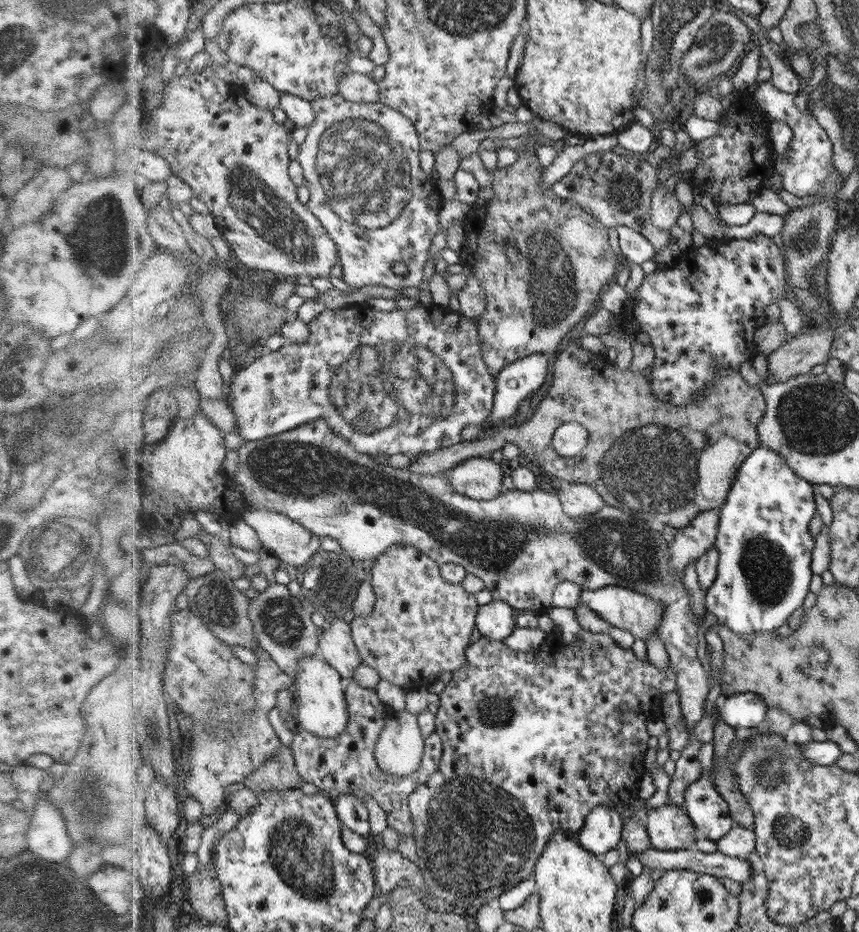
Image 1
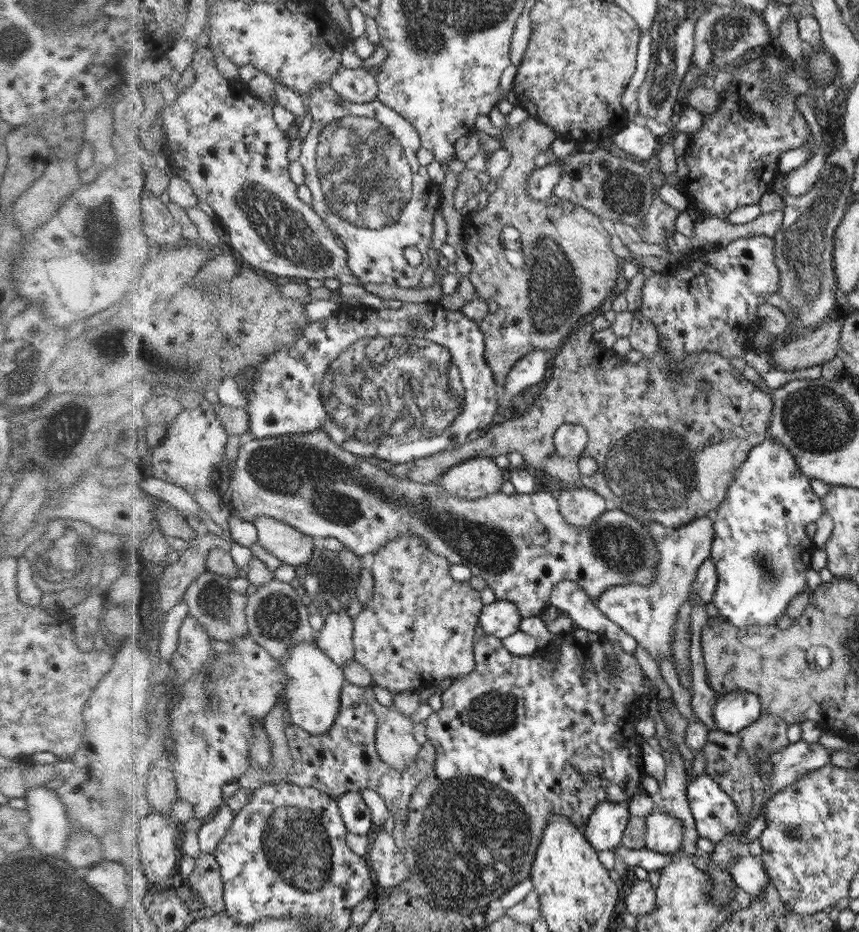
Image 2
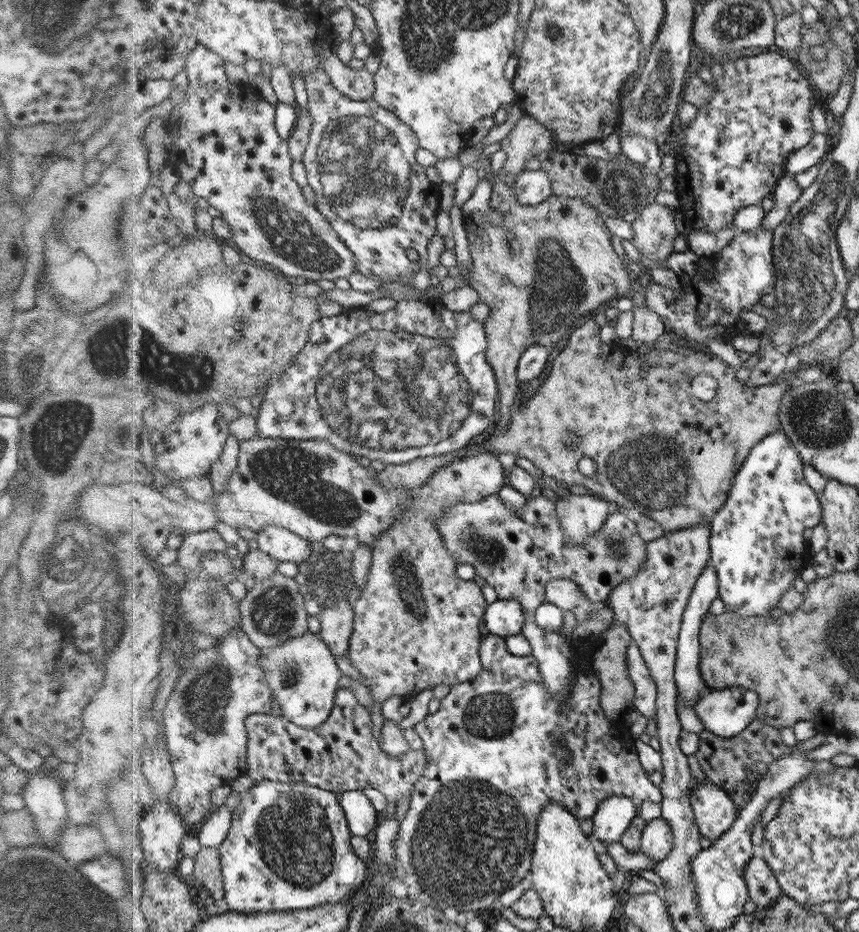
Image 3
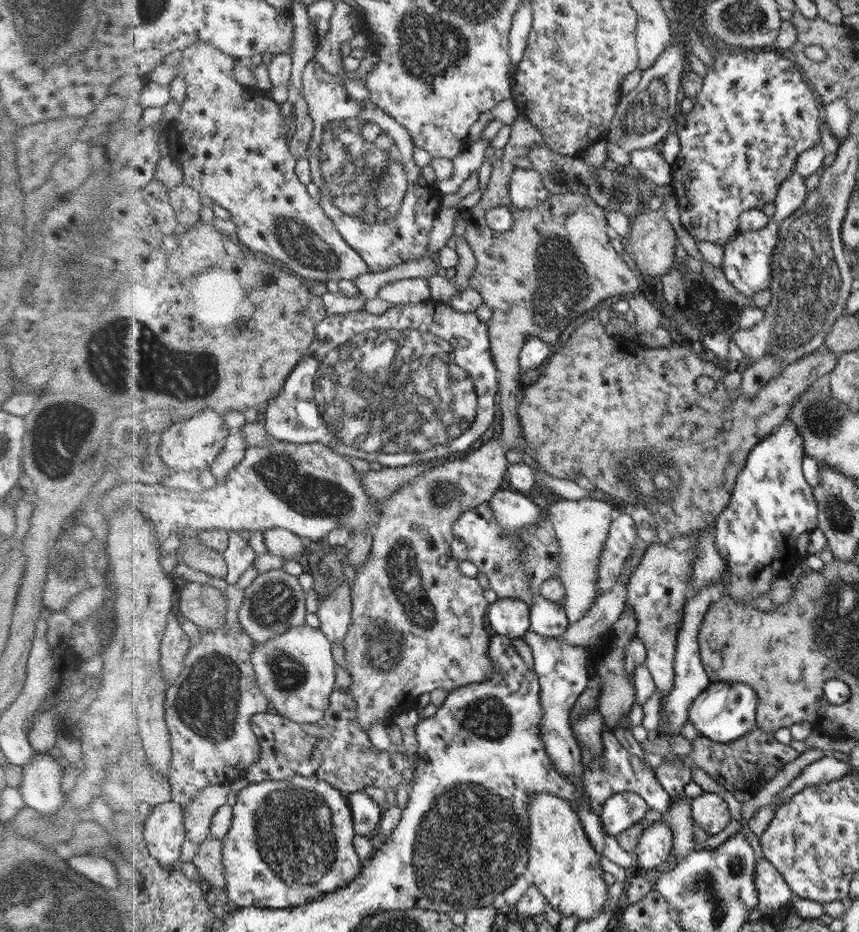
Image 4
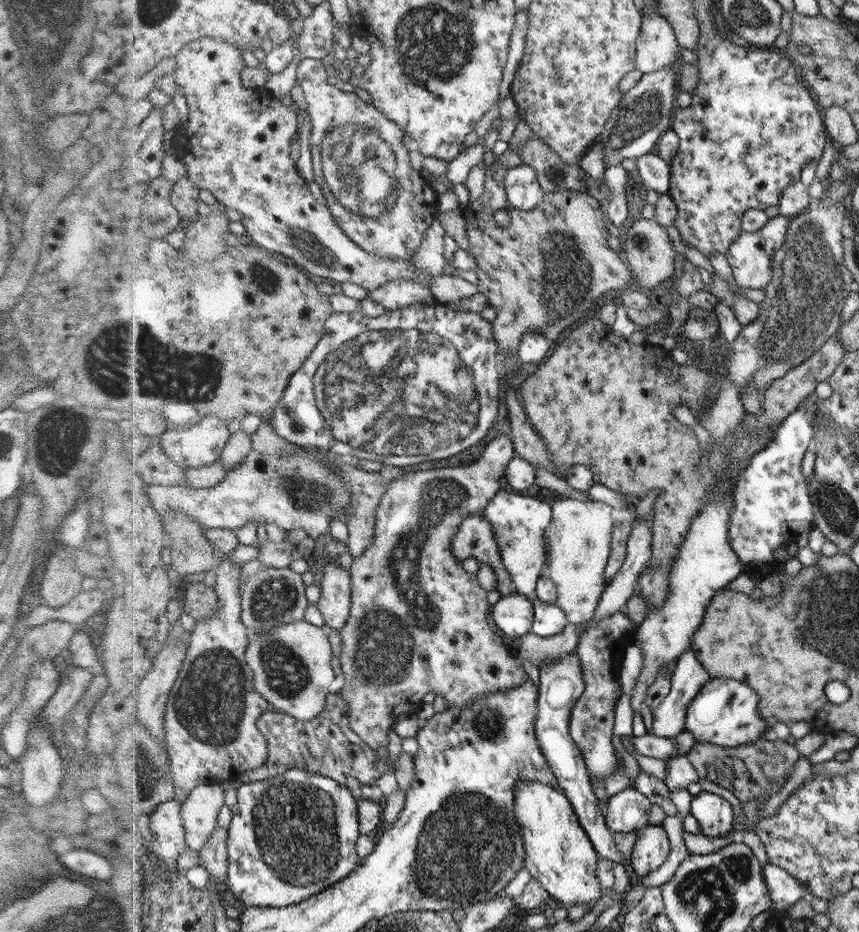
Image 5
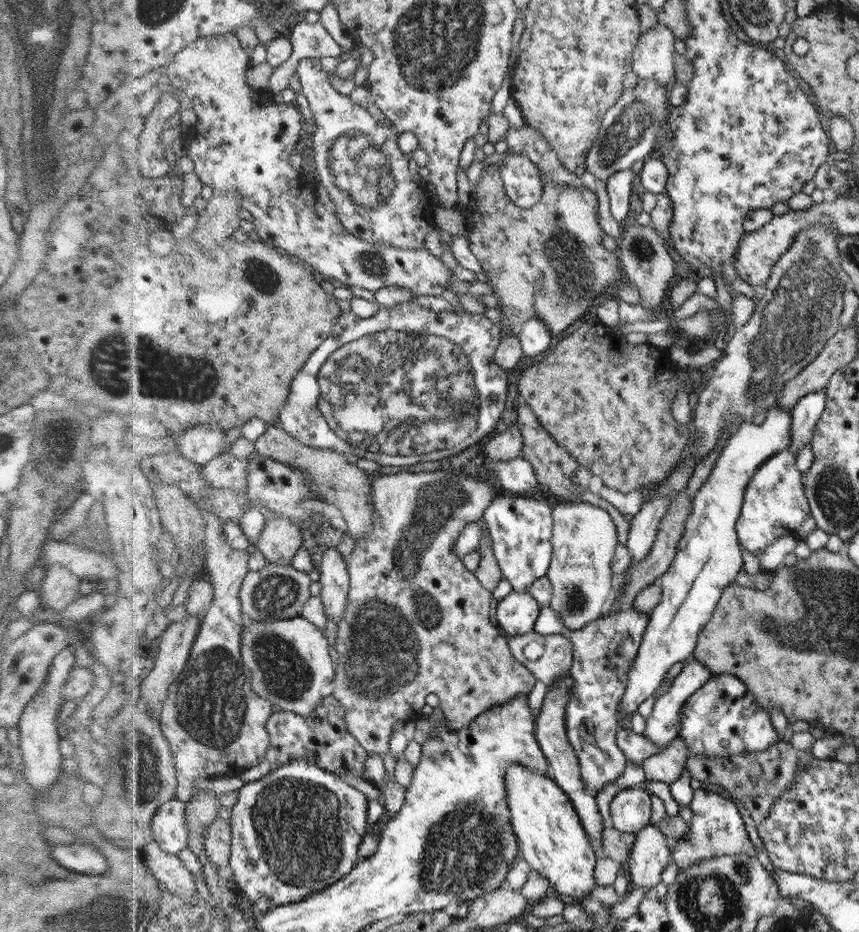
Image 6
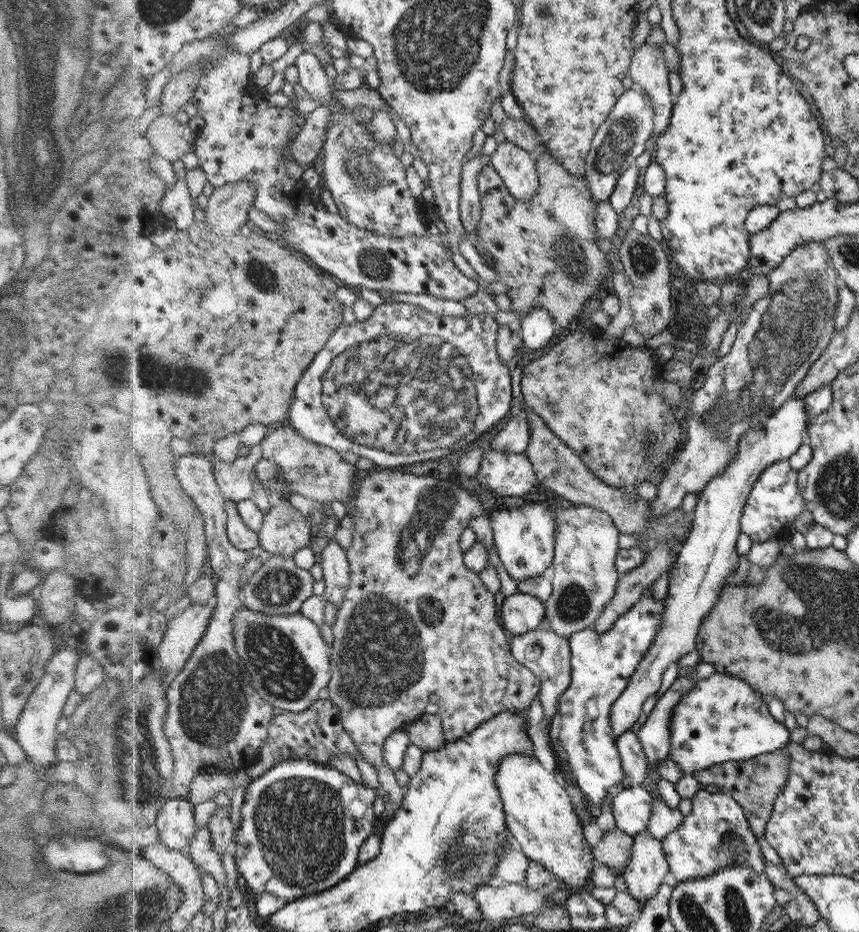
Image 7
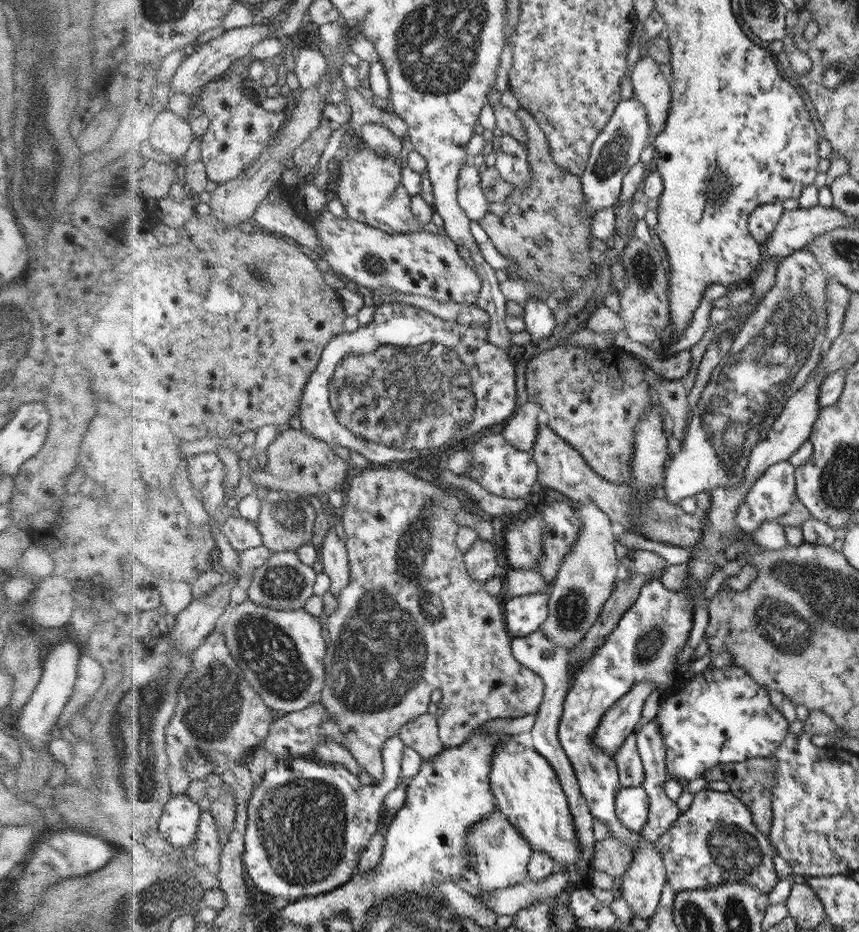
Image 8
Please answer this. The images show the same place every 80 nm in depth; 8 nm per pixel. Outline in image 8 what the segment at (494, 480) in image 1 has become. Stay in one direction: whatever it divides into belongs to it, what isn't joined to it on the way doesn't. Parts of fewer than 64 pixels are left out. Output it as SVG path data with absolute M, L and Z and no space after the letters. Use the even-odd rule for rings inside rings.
M529 400L514 412L502 435L508 443L519 448L524 453L530 453L535 448L535 442L539 438L539 414L543 412L542 403ZM370 466L364 468L364 471L354 479L347 489L349 503L345 514L342 514L346 522L346 542L349 548L351 558L351 582L346 586L339 598L339 607L328 619L328 631L331 641L329 642L329 651L327 656L327 687L324 689L321 702L331 710L335 716L336 723L340 726L342 734L346 735L346 747L354 758L358 759L360 765L369 773L378 784L384 784L384 765L382 760L382 749L384 743L396 735L402 724L416 716L428 712L430 704L430 694L438 688L442 692L441 702L437 704L436 720L438 725L439 740L447 747L457 747L478 729L492 719L501 718L520 718L528 714L538 714L538 710L546 694L546 682L544 678L530 667L520 663L513 655L514 650L510 650L510 636L502 620L502 608L498 604L495 596L492 596L482 583L471 577L467 570L464 553L458 548L456 540L457 531L460 524L455 519L458 512L462 510L469 511L466 505L462 506L462 496L456 494L454 488L423 480L414 474L410 474L403 469L389 469L388 466Z

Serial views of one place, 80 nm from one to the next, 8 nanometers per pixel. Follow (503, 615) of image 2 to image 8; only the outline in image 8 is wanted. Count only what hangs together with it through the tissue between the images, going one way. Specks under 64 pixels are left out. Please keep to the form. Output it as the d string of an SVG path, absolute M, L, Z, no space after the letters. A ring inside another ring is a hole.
M551 591L525 594L504 603L507 625L517 637L538 632L547 620Z

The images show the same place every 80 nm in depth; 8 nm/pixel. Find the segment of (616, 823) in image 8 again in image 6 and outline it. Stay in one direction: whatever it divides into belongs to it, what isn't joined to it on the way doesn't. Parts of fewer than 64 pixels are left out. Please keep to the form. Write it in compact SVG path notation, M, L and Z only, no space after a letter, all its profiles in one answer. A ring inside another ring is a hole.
M627 608L626 610L606 613L602 618L590 622L583 629L569 631L568 638L573 644L573 661L569 672L574 677L575 687L573 697L567 702L565 710L565 727L568 742L577 754L580 763L583 786L592 796L602 791L606 784L614 783L624 773L627 757L618 745L618 704L623 700L623 693L627 687L627 676L630 673L632 661L639 652L639 646L646 636L650 622L650 613L642 610Z

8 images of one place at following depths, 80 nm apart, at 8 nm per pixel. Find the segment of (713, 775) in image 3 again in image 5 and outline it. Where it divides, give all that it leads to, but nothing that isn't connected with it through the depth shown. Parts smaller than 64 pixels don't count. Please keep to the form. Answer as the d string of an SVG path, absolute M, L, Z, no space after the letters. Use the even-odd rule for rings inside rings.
M765 735L757 738L754 742L736 748L696 742L686 755L696 774L698 774L698 778L710 780L719 787L729 790L735 797L738 797L742 804L750 802L750 800L759 800L761 804L756 812L756 816L759 816L760 811L768 802L768 798L772 794L779 792L784 784L788 782L794 764L796 764L801 754L794 745L772 737L772 735ZM712 756L716 760L720 760L720 764L722 764L722 761L727 761L730 767L724 770L712 770L710 768Z

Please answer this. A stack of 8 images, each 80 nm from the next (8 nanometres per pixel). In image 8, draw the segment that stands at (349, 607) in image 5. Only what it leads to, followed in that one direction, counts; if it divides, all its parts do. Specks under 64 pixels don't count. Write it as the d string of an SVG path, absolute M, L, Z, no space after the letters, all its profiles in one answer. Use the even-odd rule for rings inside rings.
M332 527L321 552L323 570L331 577L331 591L338 597L351 582L351 558L346 539L342 540Z

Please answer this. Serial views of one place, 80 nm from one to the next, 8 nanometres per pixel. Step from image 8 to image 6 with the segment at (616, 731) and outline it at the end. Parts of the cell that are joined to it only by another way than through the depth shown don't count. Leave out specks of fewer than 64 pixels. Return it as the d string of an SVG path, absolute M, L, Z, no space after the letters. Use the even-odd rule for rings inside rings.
M773 408L766 412L762 424L744 423L735 428L707 481L693 497L693 509L685 522L676 556L666 574L657 581L661 587L661 599L650 613L646 636L627 676L627 687L617 709L620 719L632 716L646 698L655 694L673 664L694 654L699 634L711 620L723 590L734 583L744 565L736 524L747 486L760 465L792 446L792 422L794 415L791 410Z

